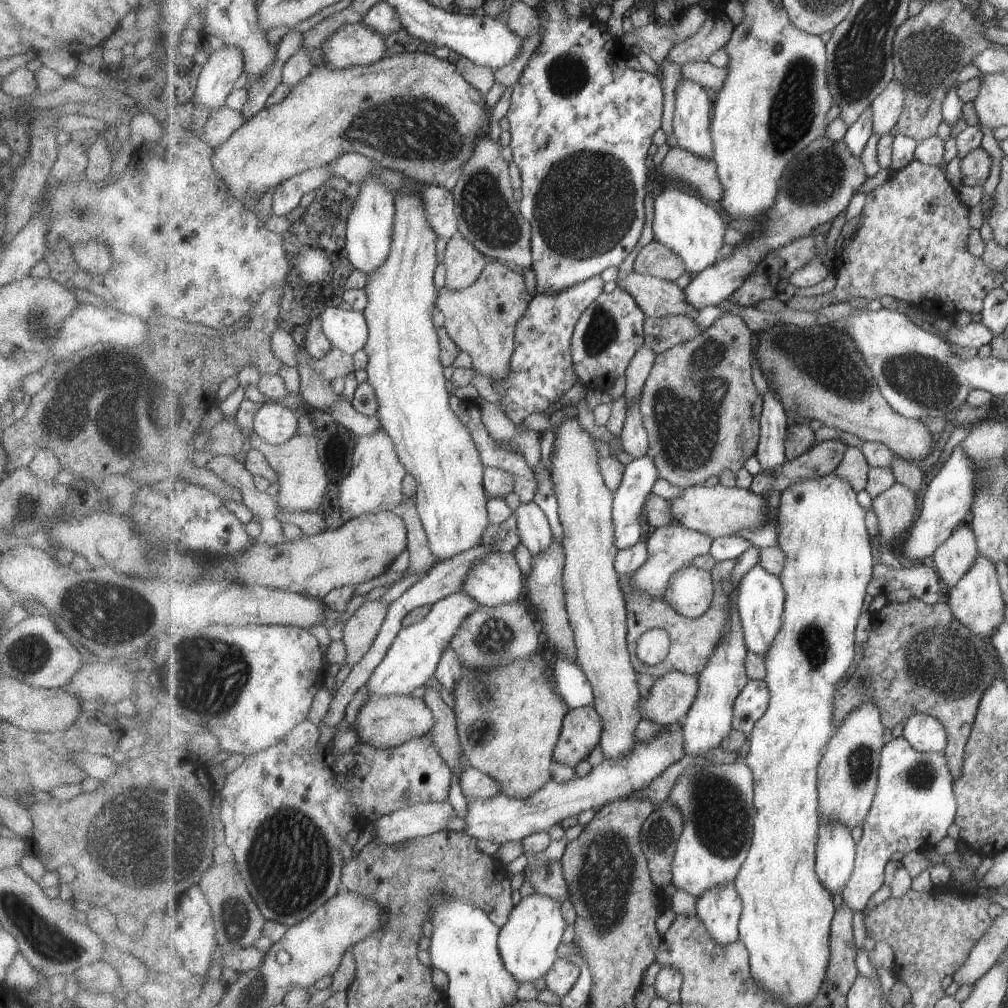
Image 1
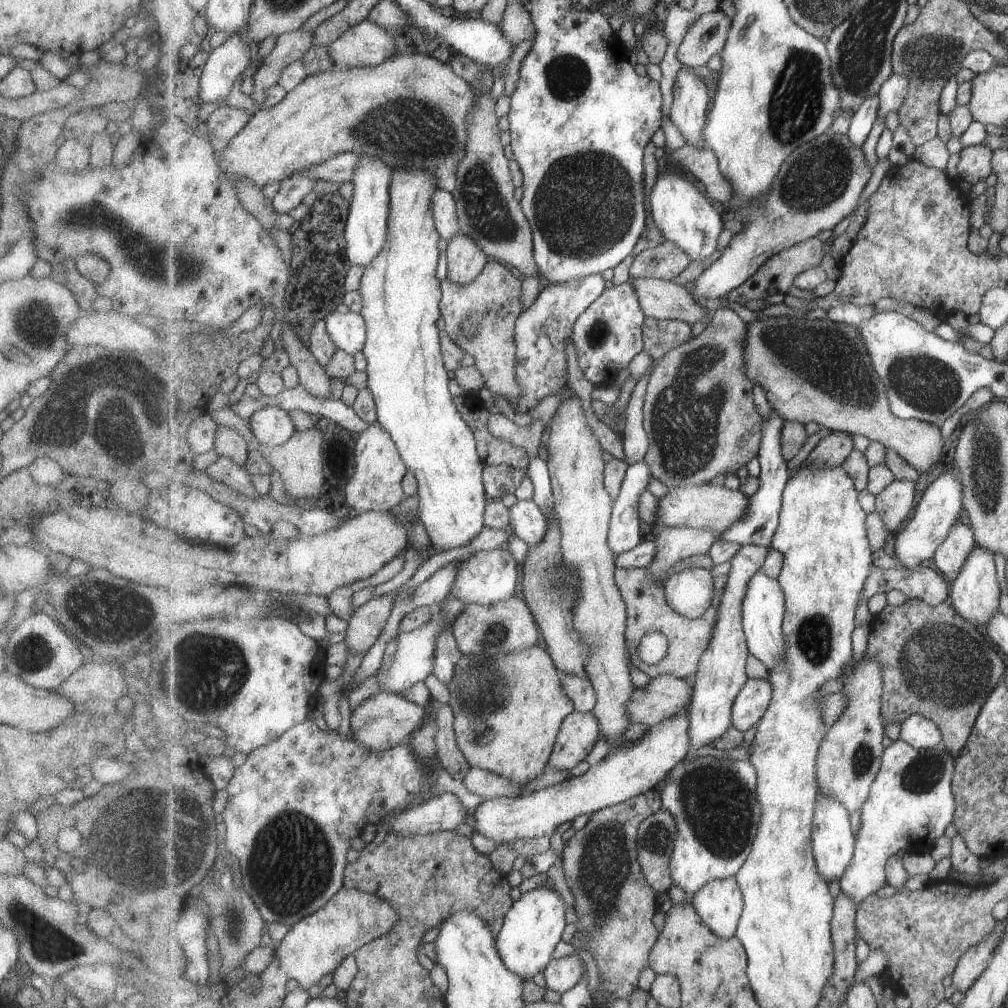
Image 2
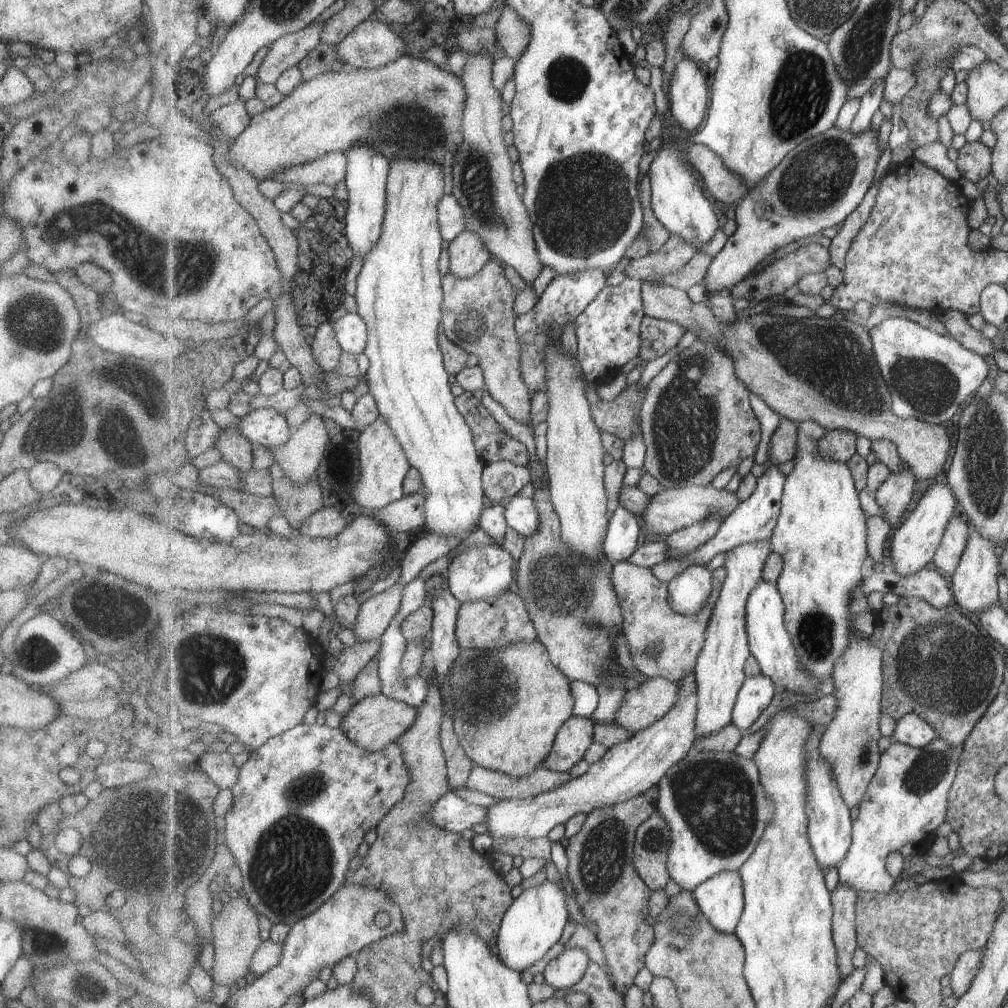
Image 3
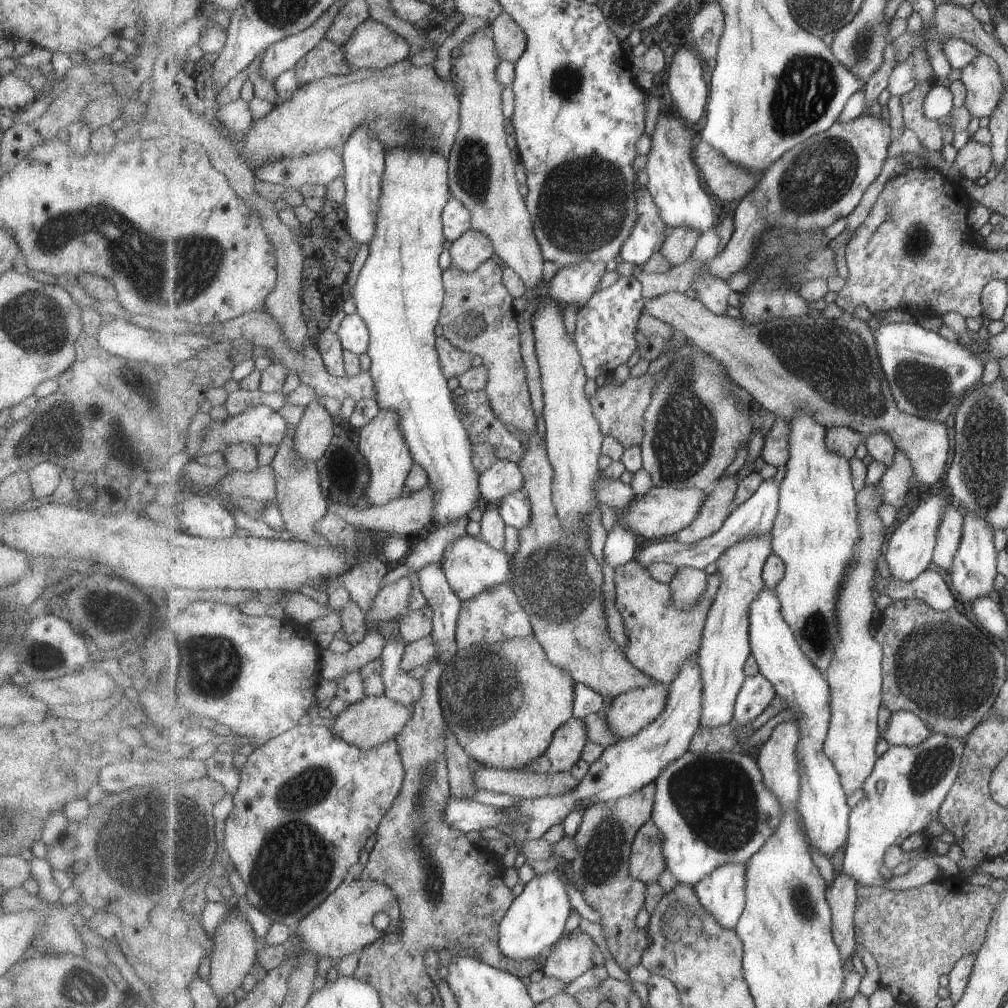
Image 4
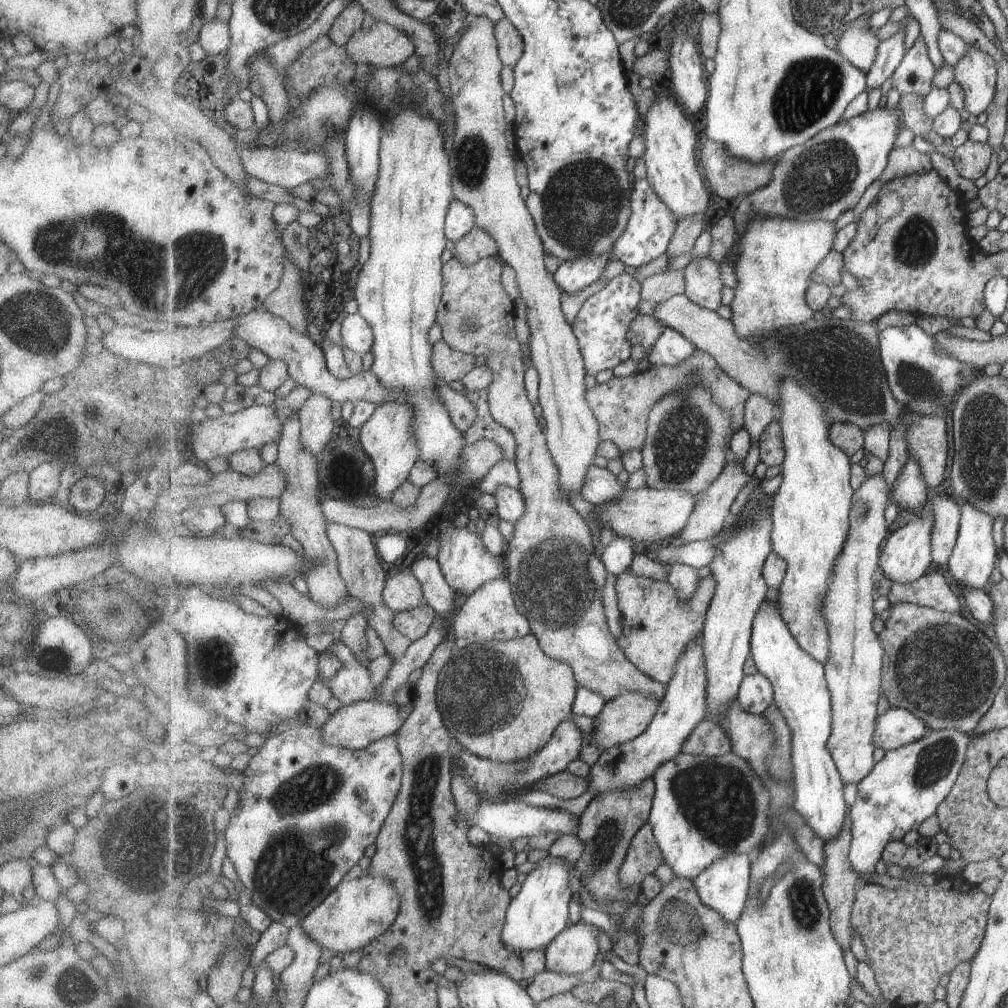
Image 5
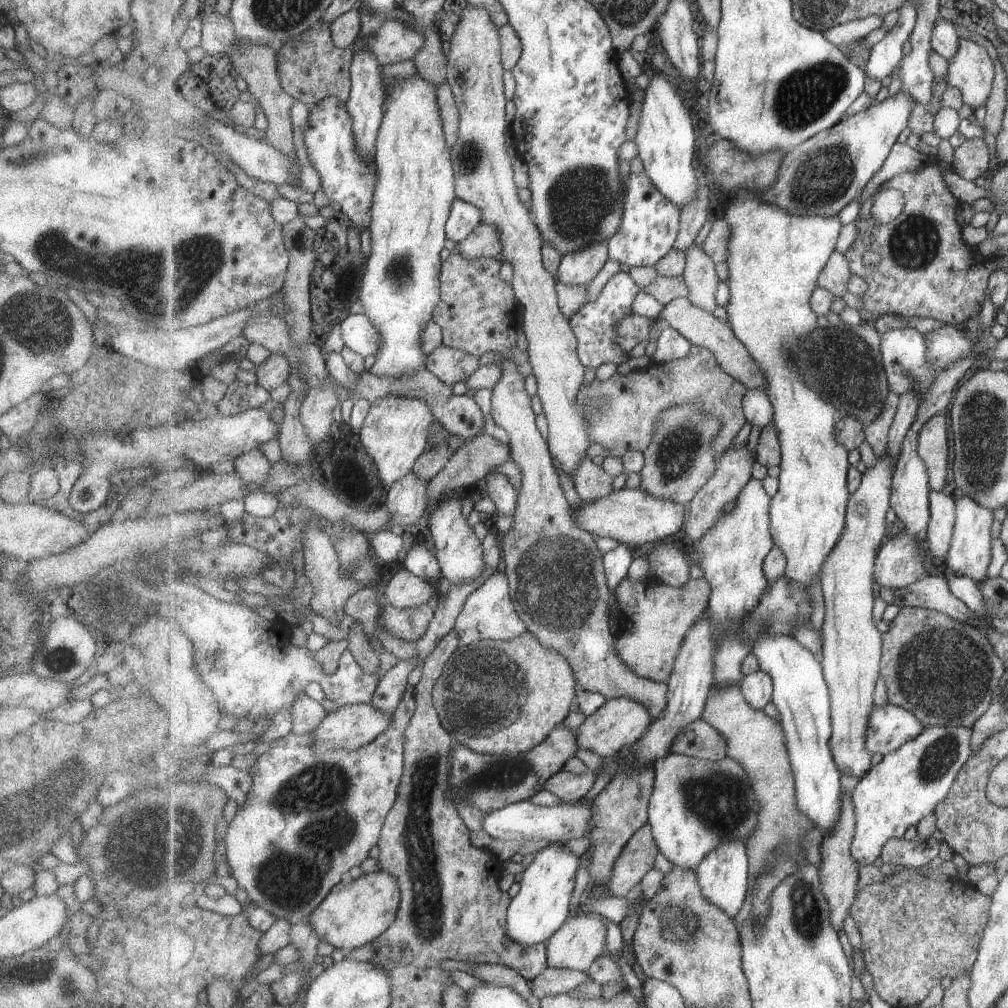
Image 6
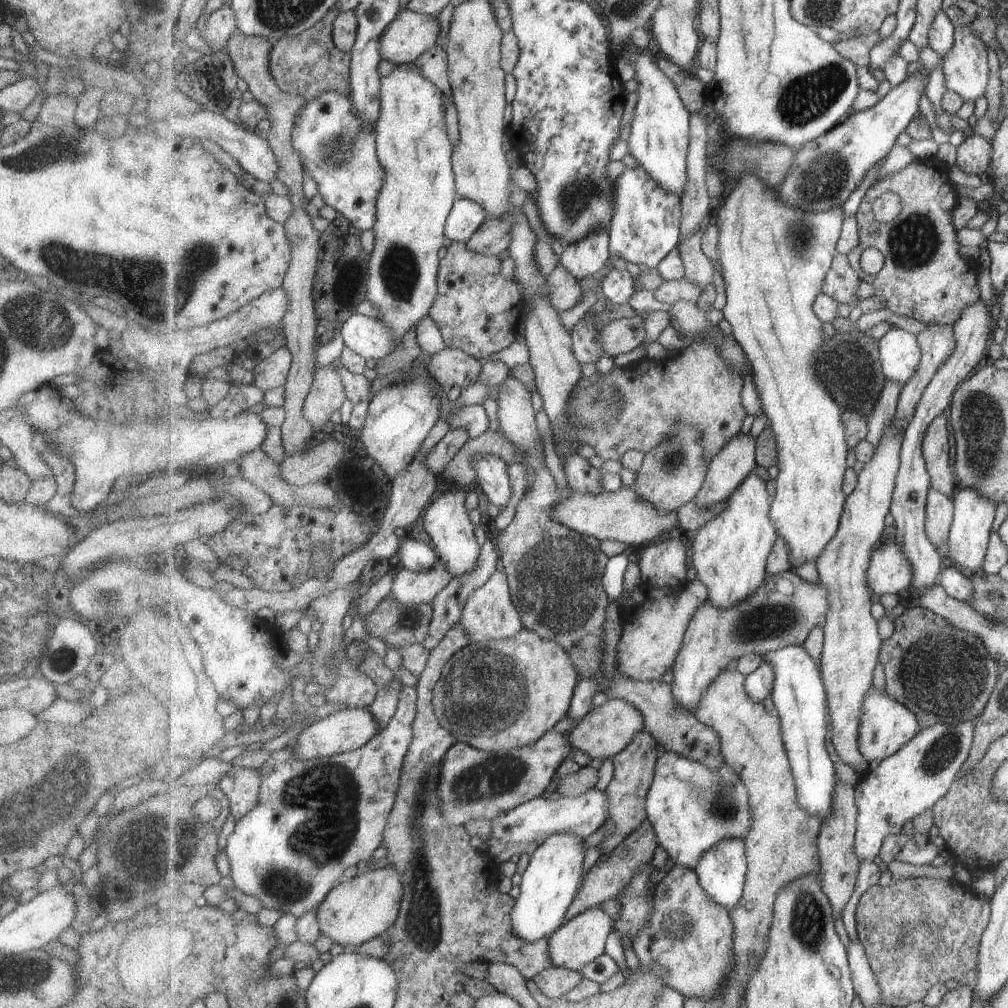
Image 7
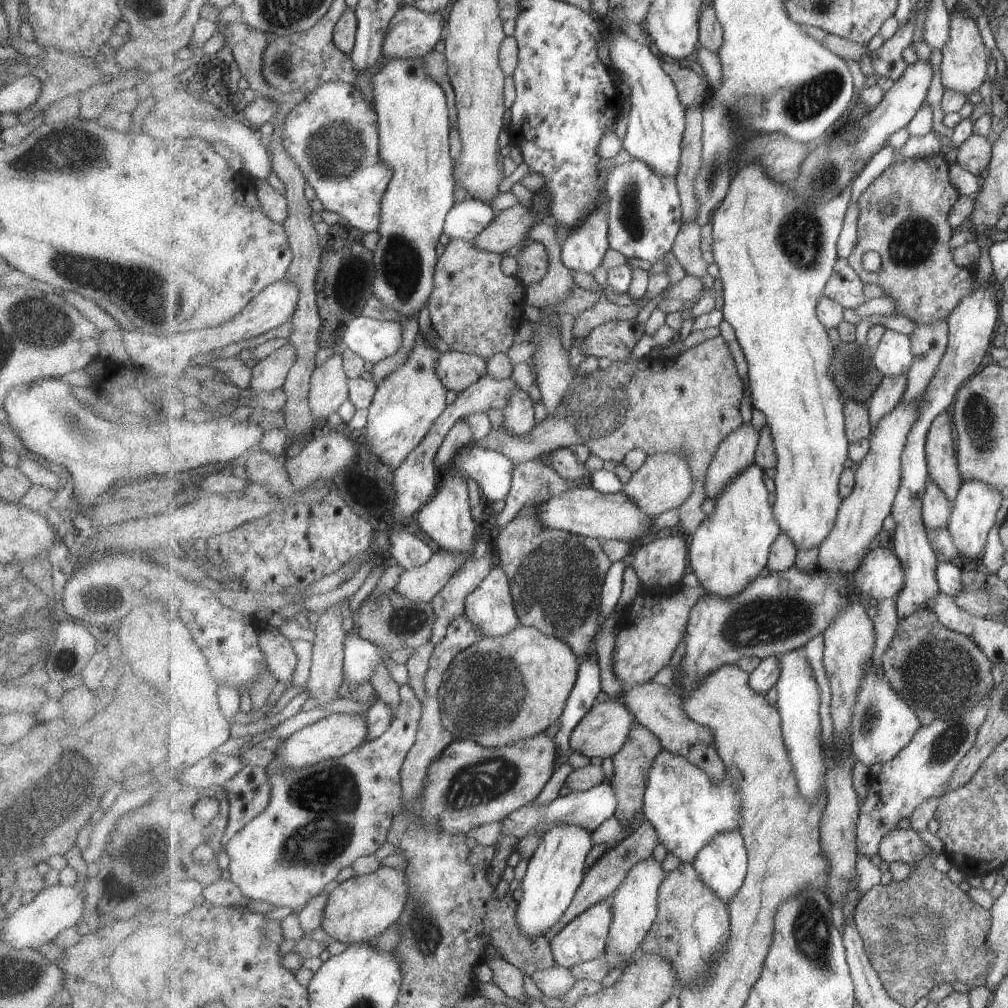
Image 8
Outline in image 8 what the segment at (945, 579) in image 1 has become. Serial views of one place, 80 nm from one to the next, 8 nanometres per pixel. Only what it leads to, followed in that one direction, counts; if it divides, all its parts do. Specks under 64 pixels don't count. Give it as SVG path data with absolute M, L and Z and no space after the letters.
M931 478L922 499L922 515L928 530L949 526L953 504L944 490Z

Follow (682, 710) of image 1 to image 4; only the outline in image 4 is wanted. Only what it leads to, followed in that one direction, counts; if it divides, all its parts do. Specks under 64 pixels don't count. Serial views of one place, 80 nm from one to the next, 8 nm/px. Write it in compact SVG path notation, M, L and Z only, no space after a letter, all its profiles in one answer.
M654 682L647 688L639 687L633 690L622 692L621 695L612 700L608 713L604 714L607 724L611 727L613 734L619 739L630 739L637 736L643 729L646 729L666 709L669 698L669 687L663 683Z

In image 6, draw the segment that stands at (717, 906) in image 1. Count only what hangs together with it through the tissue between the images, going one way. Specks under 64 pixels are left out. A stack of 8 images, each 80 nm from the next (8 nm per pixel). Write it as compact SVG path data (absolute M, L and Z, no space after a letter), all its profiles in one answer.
M731 841L718 845L695 871L698 883L702 886L702 893L709 902L720 906L728 915L735 918L746 904L750 888L750 856L746 844L743 841Z

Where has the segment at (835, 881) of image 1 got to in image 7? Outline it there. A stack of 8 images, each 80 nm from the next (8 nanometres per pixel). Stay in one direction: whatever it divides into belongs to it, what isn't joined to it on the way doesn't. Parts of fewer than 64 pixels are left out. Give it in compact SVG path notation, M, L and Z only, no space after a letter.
M787 645L766 654L763 658L764 662L767 661L774 666L776 672L772 700L782 718L784 745L798 788L798 802L805 810L825 820L832 813L835 785L839 780L825 742L829 712L822 670L805 647Z

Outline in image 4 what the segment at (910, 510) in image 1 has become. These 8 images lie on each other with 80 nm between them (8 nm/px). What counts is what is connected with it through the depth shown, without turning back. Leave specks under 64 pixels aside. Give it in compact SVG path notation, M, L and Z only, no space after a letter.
M896 446L895 460L888 466L879 484L884 502L899 510L905 504L905 498L913 486L914 474L912 460L902 448Z

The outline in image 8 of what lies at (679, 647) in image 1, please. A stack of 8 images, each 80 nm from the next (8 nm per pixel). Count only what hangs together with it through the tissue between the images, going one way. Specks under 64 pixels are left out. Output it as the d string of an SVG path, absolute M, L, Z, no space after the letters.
M701 584L697 588L683 586L674 594L661 596L637 595L620 622L612 655L612 670L623 686L642 685L653 680L673 658L683 634L687 634L691 611L708 590Z

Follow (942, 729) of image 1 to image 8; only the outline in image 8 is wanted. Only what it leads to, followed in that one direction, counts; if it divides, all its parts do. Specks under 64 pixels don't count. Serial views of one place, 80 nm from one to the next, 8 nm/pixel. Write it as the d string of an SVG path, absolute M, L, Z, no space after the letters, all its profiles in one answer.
M874 662L866 668L866 680L859 689L855 708L850 732L852 753L867 767L873 764L883 766L892 761L923 727L914 707L885 677L884 670L883 677L880 677L878 666Z

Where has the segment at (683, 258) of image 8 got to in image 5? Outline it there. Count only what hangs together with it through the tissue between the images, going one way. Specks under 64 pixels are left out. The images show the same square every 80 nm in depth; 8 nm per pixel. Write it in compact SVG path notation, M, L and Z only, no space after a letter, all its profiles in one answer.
M709 255L694 258L684 269L686 272L686 295L699 306L715 310L723 304L722 266Z

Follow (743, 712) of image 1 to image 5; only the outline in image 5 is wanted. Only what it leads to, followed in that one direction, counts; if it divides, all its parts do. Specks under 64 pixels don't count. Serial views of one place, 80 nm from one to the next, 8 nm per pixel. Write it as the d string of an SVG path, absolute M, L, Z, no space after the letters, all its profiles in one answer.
M759 672L746 675L743 679L738 701L741 706L753 714L762 715L774 702L774 686L767 675Z

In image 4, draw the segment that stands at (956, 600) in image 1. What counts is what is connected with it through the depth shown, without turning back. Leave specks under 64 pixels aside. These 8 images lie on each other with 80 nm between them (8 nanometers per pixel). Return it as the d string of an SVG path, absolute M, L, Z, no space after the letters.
M965 511L963 538L950 568L950 578L958 596L970 606L973 601L986 596L995 596L995 576L998 572L998 553L995 548L994 528L987 519L974 512Z

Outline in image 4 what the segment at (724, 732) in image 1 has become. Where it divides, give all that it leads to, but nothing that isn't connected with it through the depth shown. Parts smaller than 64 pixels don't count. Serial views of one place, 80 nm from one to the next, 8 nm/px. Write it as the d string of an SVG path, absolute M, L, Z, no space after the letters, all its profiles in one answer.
M769 533L734 544L719 557L719 560L716 560L718 571L722 576L722 585L719 587L714 604L711 605L702 636L702 645L698 652L704 684L701 727L714 729L734 720L738 694L748 677L746 662L752 656L750 606L766 588L762 572L767 559L773 553L772 533Z

